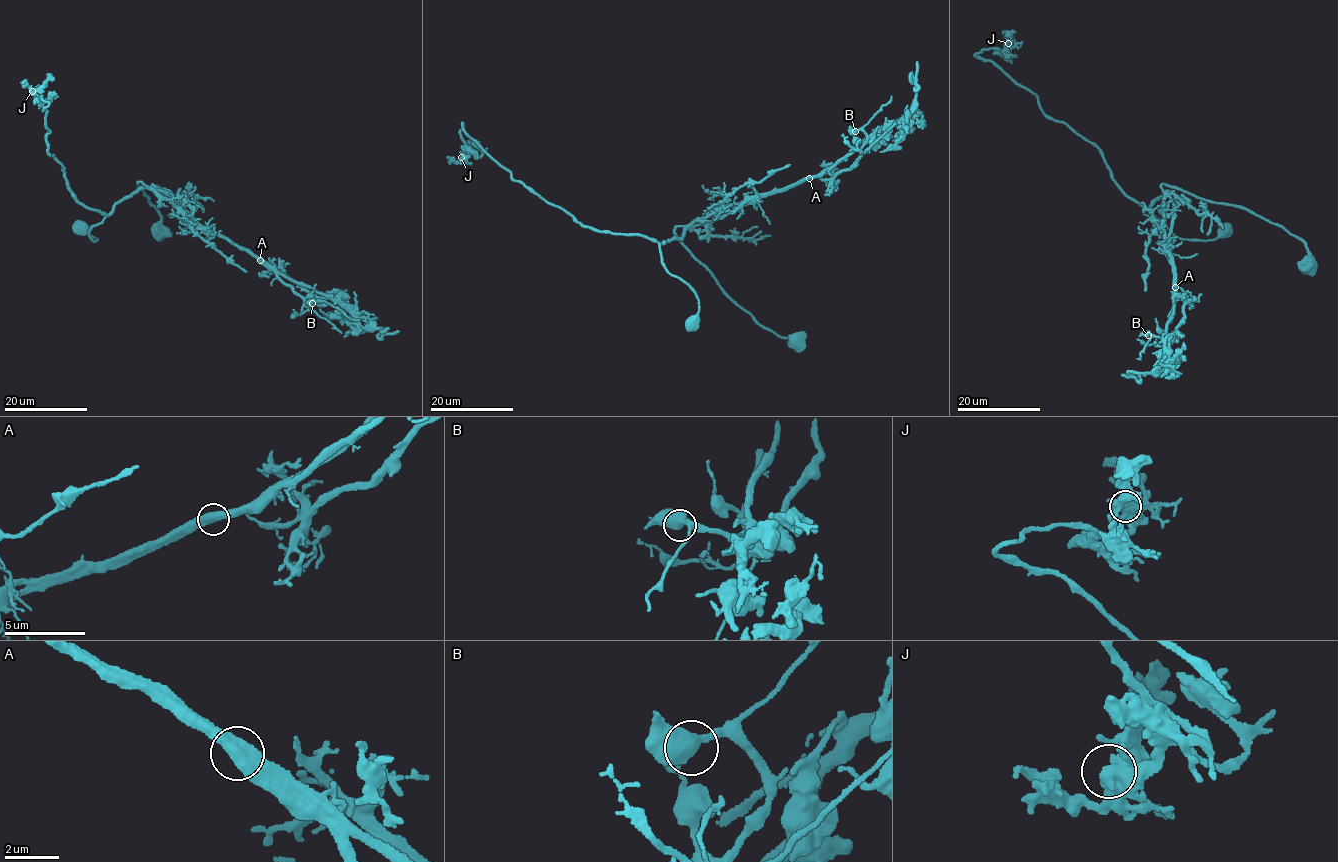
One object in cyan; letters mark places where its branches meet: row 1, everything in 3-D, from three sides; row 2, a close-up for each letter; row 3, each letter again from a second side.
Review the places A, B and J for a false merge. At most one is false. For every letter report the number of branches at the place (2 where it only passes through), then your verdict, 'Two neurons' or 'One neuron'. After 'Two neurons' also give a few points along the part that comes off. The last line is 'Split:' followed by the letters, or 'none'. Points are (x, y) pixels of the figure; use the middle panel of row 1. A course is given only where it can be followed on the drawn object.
A: Branches: 2. Two neurons. Course of the part to remove: (809, 178), (726, 204), (662, 243), (581, 223), (513, 180), (463, 123), (466, 156), (471, 143)
B: Branches: 2. One neuron
J: Branches: 2. One neuron
Split: A

